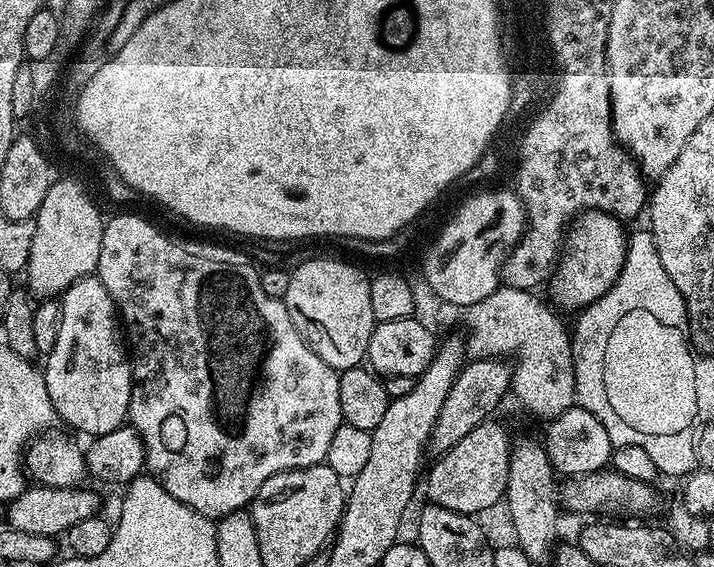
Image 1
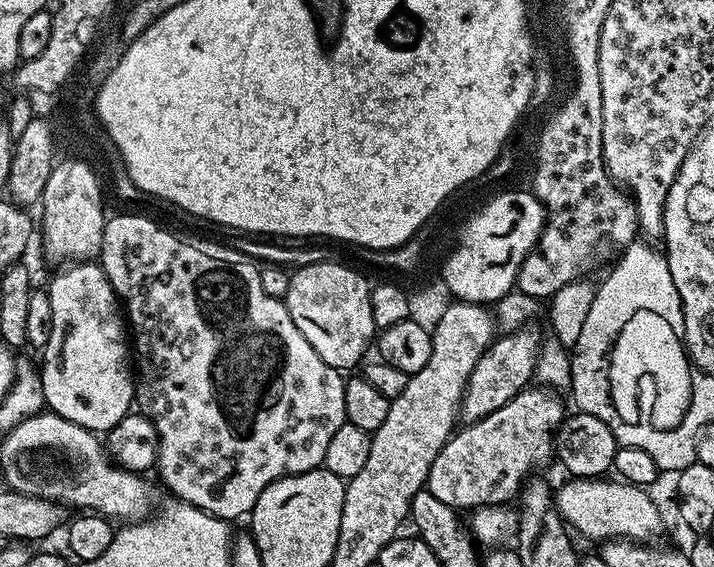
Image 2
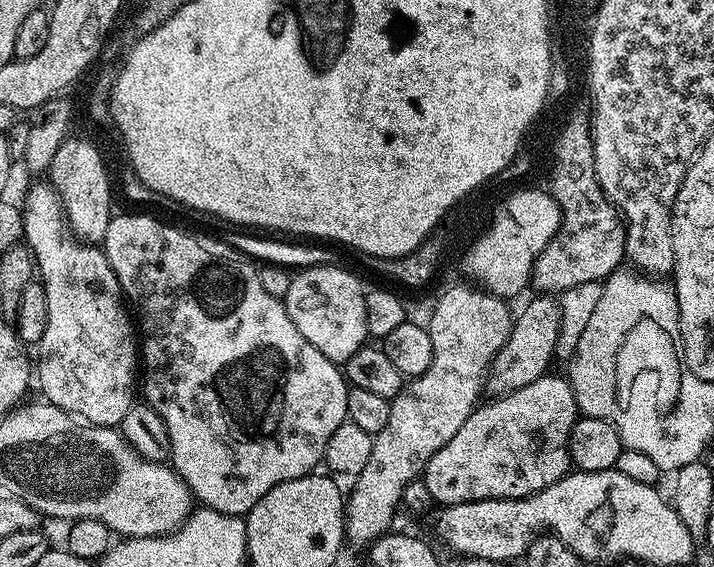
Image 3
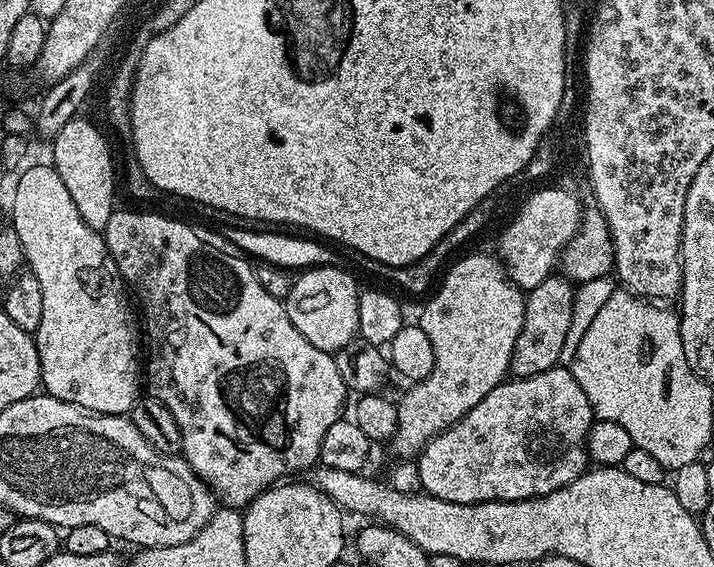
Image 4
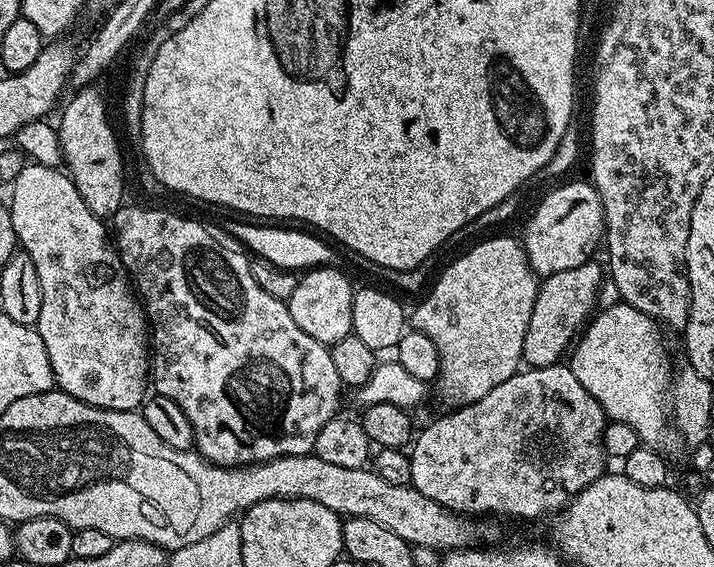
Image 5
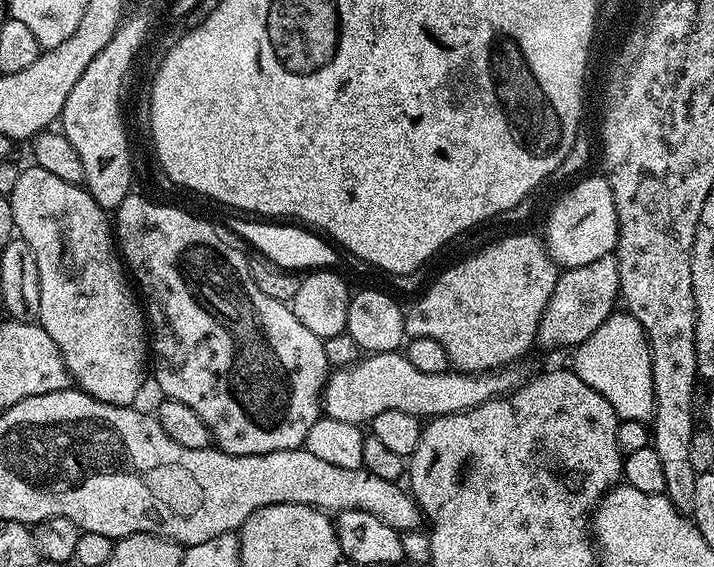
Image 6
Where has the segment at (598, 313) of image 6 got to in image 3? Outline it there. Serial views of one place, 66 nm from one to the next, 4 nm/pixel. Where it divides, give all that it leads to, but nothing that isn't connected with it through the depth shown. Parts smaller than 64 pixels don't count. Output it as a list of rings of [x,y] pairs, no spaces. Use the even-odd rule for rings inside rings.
[[[548,294],[533,295],[533,300],[525,306],[512,321],[512,329],[498,354],[488,368],[487,391],[493,397],[505,396],[530,382],[538,382],[549,371],[556,343],[560,340],[560,308]]]

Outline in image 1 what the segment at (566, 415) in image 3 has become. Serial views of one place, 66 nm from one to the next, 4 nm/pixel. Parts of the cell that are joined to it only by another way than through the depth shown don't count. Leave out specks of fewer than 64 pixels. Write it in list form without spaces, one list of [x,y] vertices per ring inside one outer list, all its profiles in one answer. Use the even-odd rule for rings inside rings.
[[[489,418],[483,424],[474,426],[458,446],[454,446],[448,452],[439,457],[440,460],[428,472],[428,497],[431,503],[442,506],[446,510],[480,514],[487,508],[492,508],[496,503],[505,499],[508,491],[508,467],[512,457],[512,444],[508,440],[508,432],[500,424],[495,424],[495,419]]]

